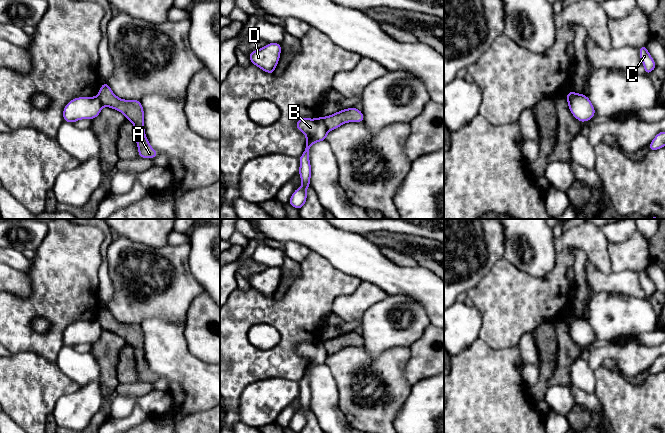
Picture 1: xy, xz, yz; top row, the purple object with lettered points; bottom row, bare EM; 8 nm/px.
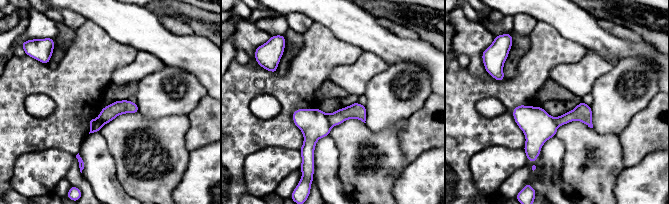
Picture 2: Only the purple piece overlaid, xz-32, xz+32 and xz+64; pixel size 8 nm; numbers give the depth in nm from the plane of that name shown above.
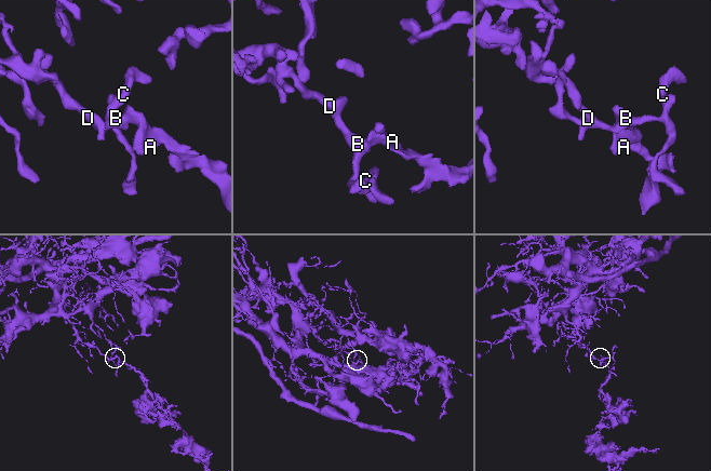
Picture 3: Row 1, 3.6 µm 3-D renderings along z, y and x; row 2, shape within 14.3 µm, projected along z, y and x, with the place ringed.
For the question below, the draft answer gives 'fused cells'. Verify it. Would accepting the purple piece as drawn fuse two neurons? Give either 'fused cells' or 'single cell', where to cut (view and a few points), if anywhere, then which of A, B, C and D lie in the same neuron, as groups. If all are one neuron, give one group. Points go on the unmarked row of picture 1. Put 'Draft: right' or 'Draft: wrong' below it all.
fused cells | xz (321, 342), (328, 354) | A / B C D
Draft: right

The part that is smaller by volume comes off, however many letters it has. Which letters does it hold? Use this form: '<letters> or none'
A

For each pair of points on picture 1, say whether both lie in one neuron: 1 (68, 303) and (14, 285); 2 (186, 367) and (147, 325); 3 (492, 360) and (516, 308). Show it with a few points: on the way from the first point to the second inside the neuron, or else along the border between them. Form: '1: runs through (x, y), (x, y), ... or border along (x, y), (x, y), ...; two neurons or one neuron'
1: border along (26, 274), (31, 293), (27, 296), (11, 294); two neurons
2: runs through (176, 357), (157, 335); one neuron
3: border along (479, 337), (492, 348), (512, 348), (518, 346); two neurons

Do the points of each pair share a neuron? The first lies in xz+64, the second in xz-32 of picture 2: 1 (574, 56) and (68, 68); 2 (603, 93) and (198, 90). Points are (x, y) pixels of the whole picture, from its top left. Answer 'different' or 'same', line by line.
1: same
2: same

